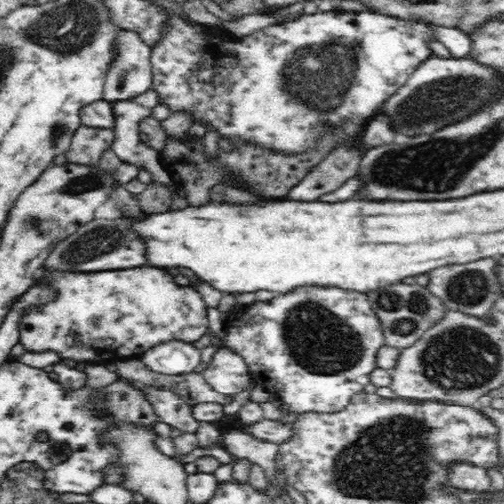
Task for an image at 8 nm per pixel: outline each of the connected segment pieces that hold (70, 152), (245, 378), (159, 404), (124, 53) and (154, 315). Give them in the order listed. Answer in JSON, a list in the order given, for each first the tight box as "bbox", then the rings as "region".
[{"bbox":[63,126,113,165],"region":[[[82,126],[75,130],[70,146],[63,152],[70,163],[86,163],[86,165],[100,164],[100,153],[111,146],[113,132],[106,128],[88,128]]]},{"bbox":[202,346,253,398],"region":[[[222,346],[212,355],[208,368],[202,373],[216,392],[228,398],[250,390],[250,382],[253,381],[244,357],[226,346]]]},{"bbox":[126,380,198,433],"region":[[[126,380],[126,381],[130,381],[130,383],[132,383],[132,385],[136,385],[136,387],[138,387],[138,389],[142,389],[142,391],[144,391],[144,393],[146,393],[146,399],[148,399],[150,401],[150,403],[152,403],[152,405],[154,405],[154,411],[156,411],[156,413],[158,413],[158,417],[160,417],[160,422],[166,422],[166,424],[170,424],[170,426],[172,426],[173,428],[176,428],[184,433],[195,433],[198,430],[198,421],[194,420],[194,418],[192,418],[192,409],[190,409],[190,405],[187,402],[184,402],[184,400],[182,400],[182,398],[180,398],[180,396],[178,396],[178,394],[174,393],[174,392],[166,392],[165,390],[156,390],[155,388],[150,388],[149,386],[137,386],[137,384],[133,384],[133,382],[131,382],[131,380]]]},{"bbox":[104,30,153,100],"region":[[[120,30],[119,56],[107,77],[104,86],[104,99],[128,100],[153,88],[153,67],[151,49],[146,47],[136,33]]]},{"bbox":[20,266,210,364],"region":[[[138,266],[138,268],[128,268],[128,270],[108,270],[108,272],[102,272],[102,274],[58,274],[54,278],[54,286],[56,286],[56,291],[60,292],[60,300],[44,304],[44,306],[30,308],[29,312],[23,317],[22,324],[20,324],[20,343],[27,351],[42,352],[45,350],[54,350],[62,354],[62,358],[66,359],[91,361],[94,364],[116,363],[126,358],[138,357],[149,348],[154,348],[154,346],[158,346],[162,342],[170,342],[170,340],[179,340],[180,342],[193,344],[196,340],[204,338],[204,334],[208,333],[208,328],[210,328],[210,322],[208,322],[208,305],[204,301],[204,298],[202,298],[202,295],[191,285],[180,286],[180,284],[176,283],[172,274],[168,274],[166,270],[160,270],[160,268]]]}]

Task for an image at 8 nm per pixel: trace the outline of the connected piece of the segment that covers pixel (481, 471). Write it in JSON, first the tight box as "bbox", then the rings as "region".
{"bbox":[448,462,492,494],"region":[[[466,462],[454,464],[450,468],[450,480],[448,480],[448,483],[454,489],[471,491],[474,494],[492,492],[492,479],[488,477],[486,469],[472,466]]]}

